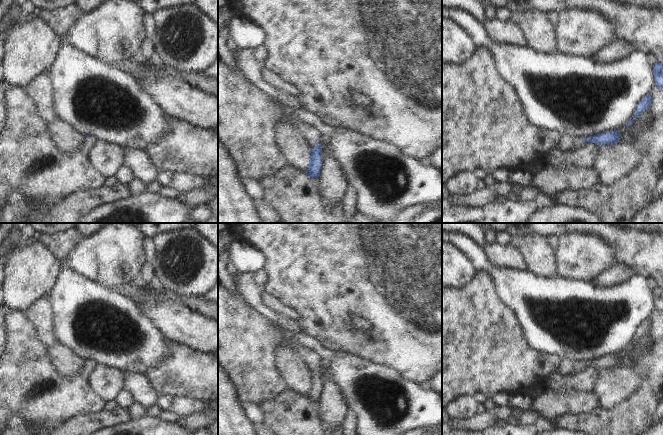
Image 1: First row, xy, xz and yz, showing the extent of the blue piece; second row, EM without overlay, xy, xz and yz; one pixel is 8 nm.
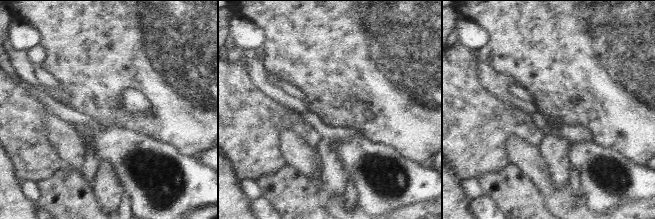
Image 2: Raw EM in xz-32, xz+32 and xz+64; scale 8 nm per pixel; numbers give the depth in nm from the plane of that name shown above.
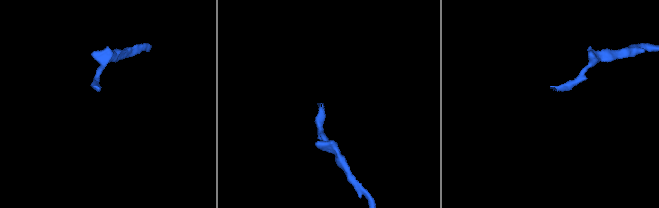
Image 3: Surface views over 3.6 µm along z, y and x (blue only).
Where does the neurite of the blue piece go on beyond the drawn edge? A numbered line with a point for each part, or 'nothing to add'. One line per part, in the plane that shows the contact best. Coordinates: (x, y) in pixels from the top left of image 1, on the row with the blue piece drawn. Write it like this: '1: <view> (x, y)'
1: xz (246, 116)

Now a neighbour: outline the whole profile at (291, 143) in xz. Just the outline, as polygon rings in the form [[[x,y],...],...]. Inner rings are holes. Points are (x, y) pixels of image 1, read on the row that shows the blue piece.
[[[277,117],[274,134],[286,164],[306,173],[310,165],[311,151],[301,132],[293,124]]]

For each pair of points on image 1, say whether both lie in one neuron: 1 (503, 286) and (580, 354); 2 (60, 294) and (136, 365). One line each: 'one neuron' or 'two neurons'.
1: one neuron
2: one neuron

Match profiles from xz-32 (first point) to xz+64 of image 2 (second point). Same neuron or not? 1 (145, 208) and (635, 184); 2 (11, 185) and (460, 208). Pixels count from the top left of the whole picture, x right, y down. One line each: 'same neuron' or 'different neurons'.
1: same neuron
2: same neuron

